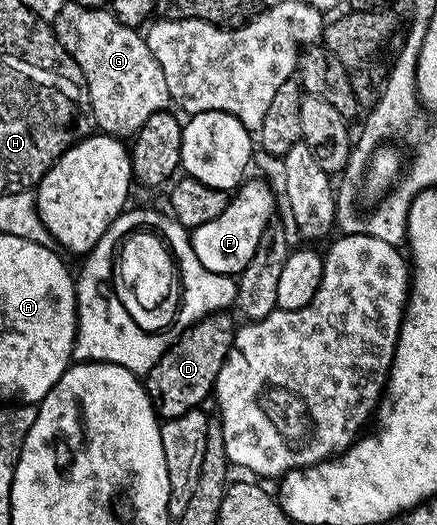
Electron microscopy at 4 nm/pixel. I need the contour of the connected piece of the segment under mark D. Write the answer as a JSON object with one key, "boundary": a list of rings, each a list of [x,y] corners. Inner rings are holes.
{"boundary":[[[226,311],[207,313],[195,325],[190,325],[164,351],[148,374],[148,392],[154,408],[162,419],[179,417],[199,408],[205,397],[214,392],[216,379],[226,368],[228,358],[236,345],[236,325]]]}

